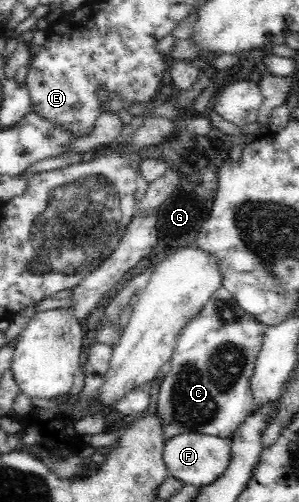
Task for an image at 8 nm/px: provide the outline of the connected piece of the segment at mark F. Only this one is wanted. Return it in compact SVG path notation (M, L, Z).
M183 433L168 438L164 442L162 461L169 471L183 484L192 486L206 486L212 484L226 471L231 454L231 440L214 437L208 434Z

